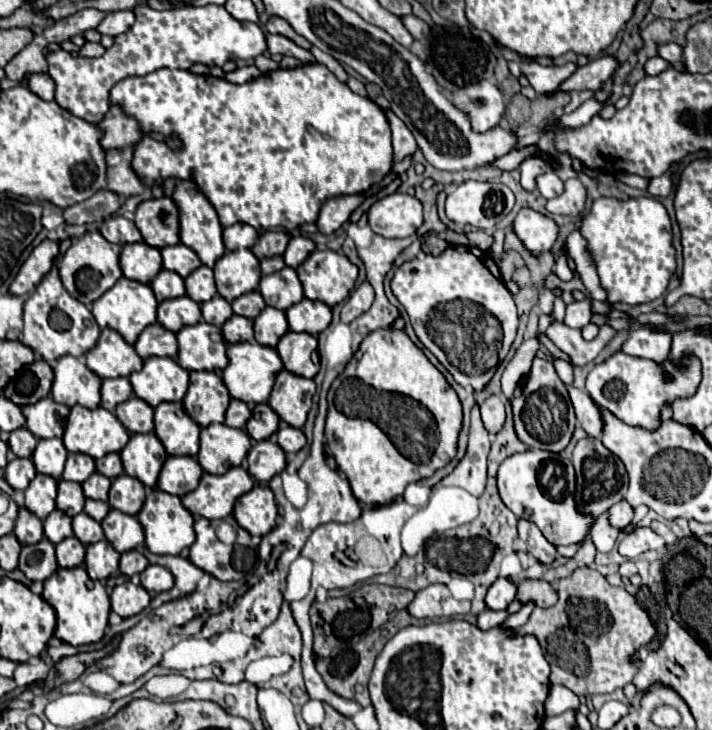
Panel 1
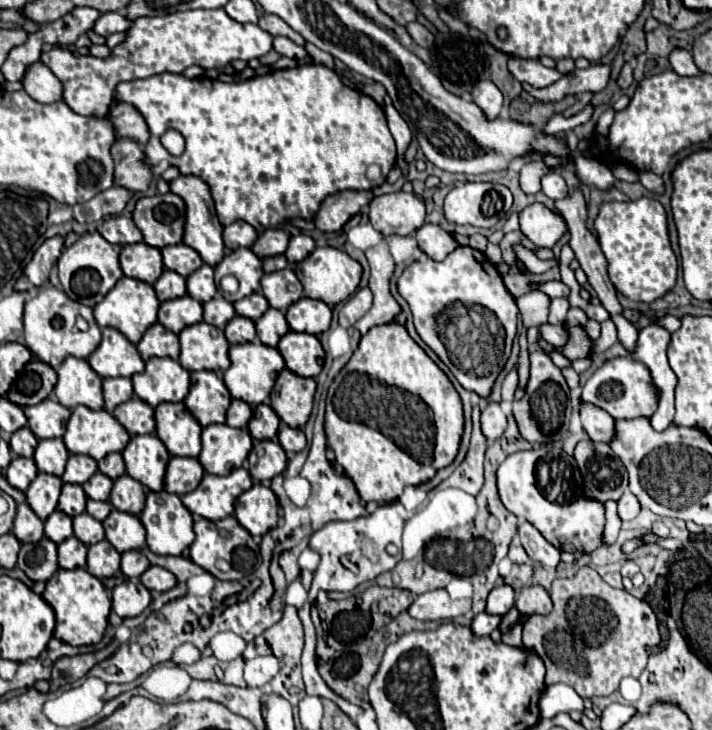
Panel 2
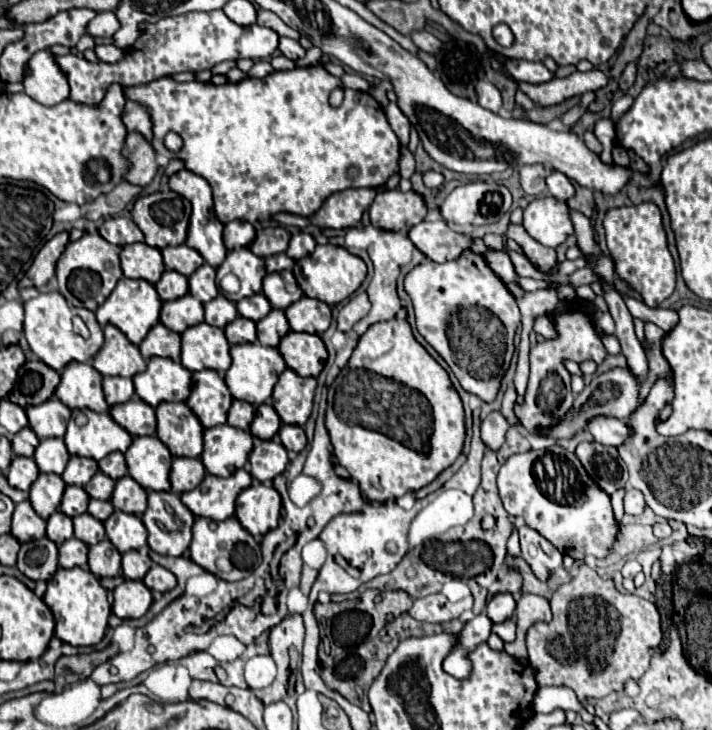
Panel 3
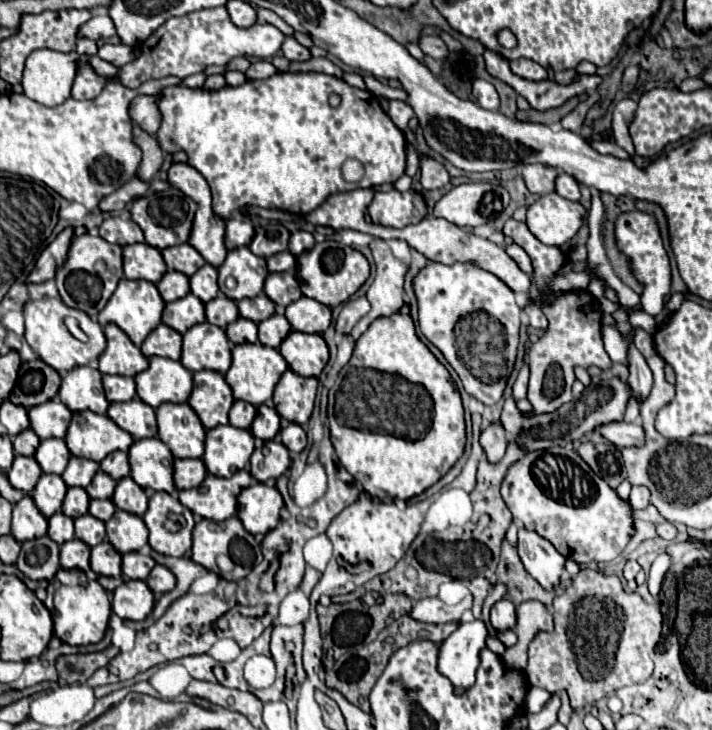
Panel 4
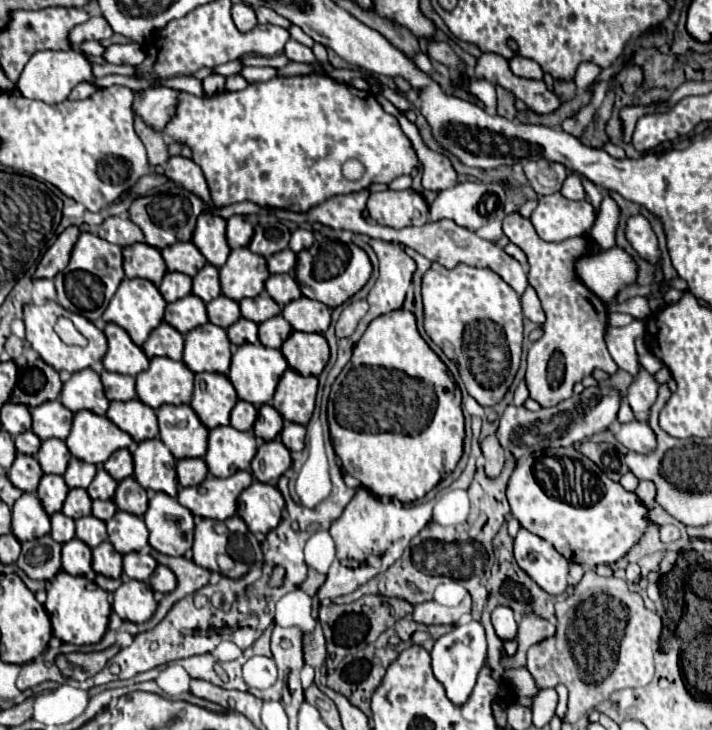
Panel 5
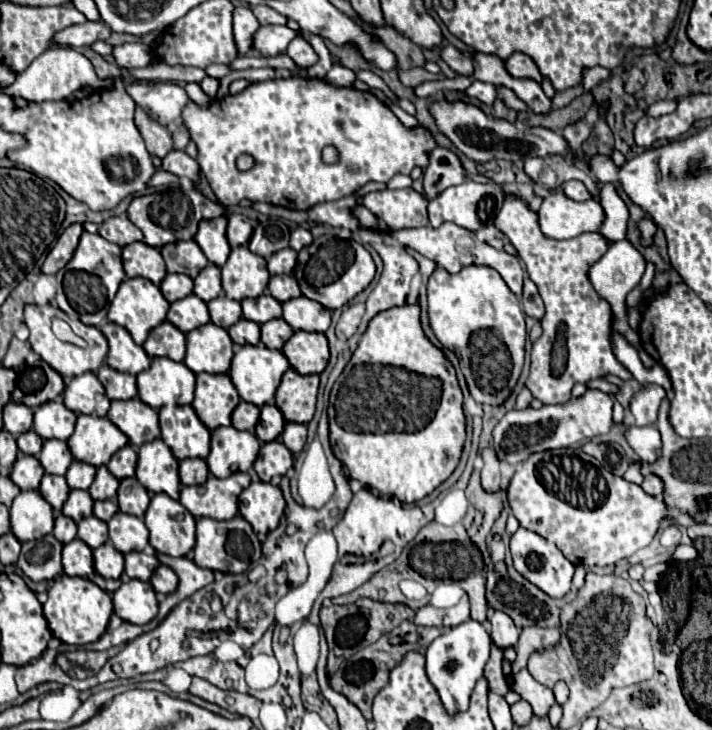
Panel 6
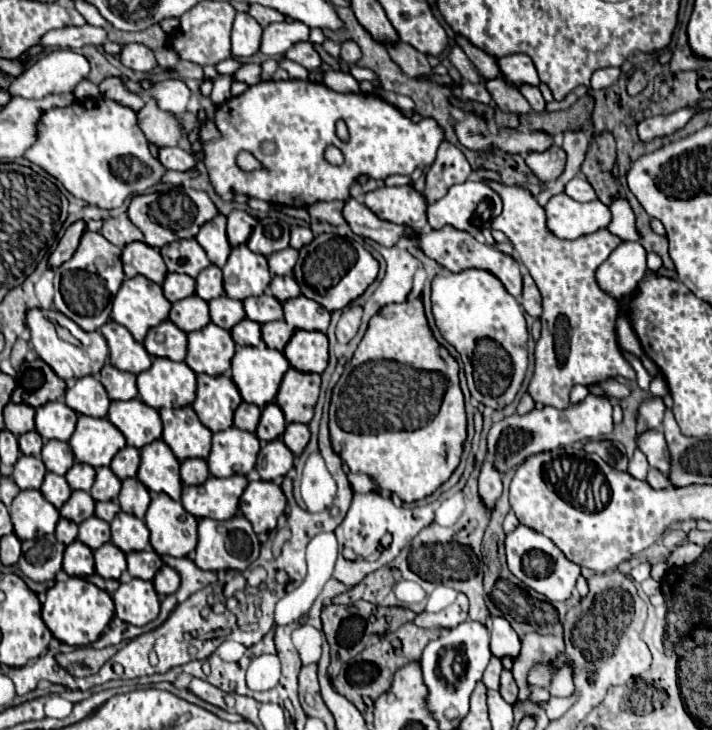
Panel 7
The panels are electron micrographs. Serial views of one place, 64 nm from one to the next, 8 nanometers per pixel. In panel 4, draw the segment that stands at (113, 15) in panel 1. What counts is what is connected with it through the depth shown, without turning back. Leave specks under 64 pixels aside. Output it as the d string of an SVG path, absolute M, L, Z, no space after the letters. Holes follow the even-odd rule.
M108 14L104 16L94 16L90 22L86 22L86 26L82 26L82 30L78 32L78 36L86 36L86 38L92 38L92 40L98 40L98 38L110 38L116 34L116 28L114 28L114 22Z

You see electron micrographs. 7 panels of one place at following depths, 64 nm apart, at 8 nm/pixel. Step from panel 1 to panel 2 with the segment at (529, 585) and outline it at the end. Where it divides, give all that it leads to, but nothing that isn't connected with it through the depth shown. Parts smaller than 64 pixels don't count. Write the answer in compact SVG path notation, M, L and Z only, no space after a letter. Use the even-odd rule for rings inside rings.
M524 586L516 594L516 606L520 614L530 618L530 614L548 614L552 610L552 598L542 586Z

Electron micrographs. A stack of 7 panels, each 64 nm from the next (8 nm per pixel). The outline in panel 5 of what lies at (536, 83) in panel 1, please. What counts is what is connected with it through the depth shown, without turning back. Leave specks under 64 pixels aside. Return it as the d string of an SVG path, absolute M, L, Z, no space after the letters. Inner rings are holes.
M514 56L510 60L510 70L516 74L516 76L522 76L522 78L532 78L532 80L542 80L544 72L542 68L530 60L530 58L524 58L524 56Z

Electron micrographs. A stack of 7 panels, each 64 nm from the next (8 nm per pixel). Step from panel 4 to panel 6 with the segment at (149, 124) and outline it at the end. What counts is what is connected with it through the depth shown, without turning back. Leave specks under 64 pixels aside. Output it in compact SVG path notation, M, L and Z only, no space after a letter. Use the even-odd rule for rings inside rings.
M154 82L154 84L128 84L126 92L134 98L134 102L148 112L152 120L162 126L178 120L182 114L182 106L188 102L188 94L180 84L174 82Z

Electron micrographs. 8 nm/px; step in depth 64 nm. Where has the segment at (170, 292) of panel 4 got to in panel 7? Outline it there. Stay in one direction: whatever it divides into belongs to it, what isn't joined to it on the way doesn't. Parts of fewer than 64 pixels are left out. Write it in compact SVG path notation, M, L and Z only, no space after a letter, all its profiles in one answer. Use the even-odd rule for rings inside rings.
M168 274L162 284L162 290L170 302L178 302L182 298L192 296L194 286L196 286L196 282L188 274Z

